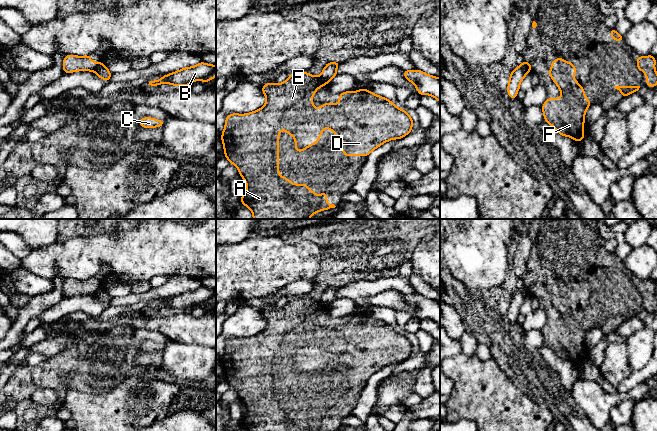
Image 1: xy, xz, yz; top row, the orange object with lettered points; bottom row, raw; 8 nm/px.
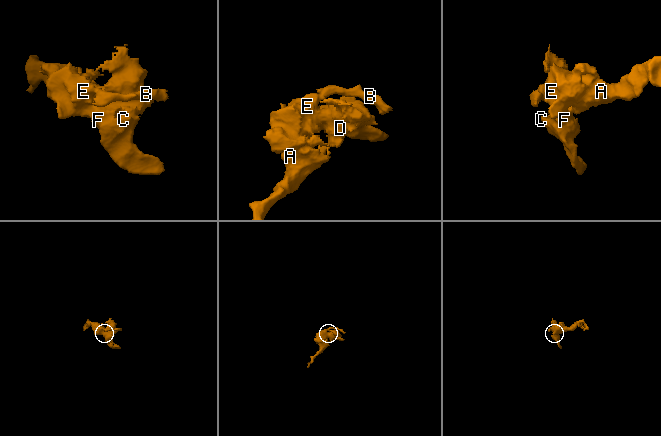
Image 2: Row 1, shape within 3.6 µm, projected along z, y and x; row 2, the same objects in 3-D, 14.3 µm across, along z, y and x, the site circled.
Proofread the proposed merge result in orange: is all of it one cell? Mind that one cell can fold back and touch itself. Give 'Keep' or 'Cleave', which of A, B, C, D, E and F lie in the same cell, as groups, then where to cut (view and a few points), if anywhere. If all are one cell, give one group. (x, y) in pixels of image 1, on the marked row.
Cleave. Groups: A C D E F / B. Split along xy (103, 65), (94, 71)

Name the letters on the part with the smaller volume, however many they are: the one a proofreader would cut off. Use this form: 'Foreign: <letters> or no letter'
Foreign: B

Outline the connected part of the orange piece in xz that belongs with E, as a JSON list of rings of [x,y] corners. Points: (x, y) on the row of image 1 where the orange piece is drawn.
[[[307,72],[290,74],[283,83],[266,83],[262,86],[266,97],[266,103],[262,108],[247,114],[227,115],[221,135],[224,154],[229,162],[237,167],[240,176],[247,184],[247,190],[241,196],[241,204],[251,210],[253,219],[310,219],[311,215],[316,212],[336,207],[334,204],[327,203],[326,192],[317,196],[307,185],[293,184],[286,177],[279,175],[279,133],[281,129],[295,138],[295,151],[301,152],[313,144],[318,144],[323,129],[329,128],[340,140],[346,141],[345,144],[339,145],[344,156],[368,156],[383,143],[401,139],[411,132],[413,127],[411,116],[405,110],[396,107],[392,101],[373,94],[368,89],[339,93],[338,105],[325,103],[320,108],[314,108],[312,96],[318,88],[326,86],[327,83],[320,77]]]

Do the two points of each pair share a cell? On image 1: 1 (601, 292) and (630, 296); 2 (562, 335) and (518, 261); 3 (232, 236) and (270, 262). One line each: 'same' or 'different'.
1: same
2: different
3: different

